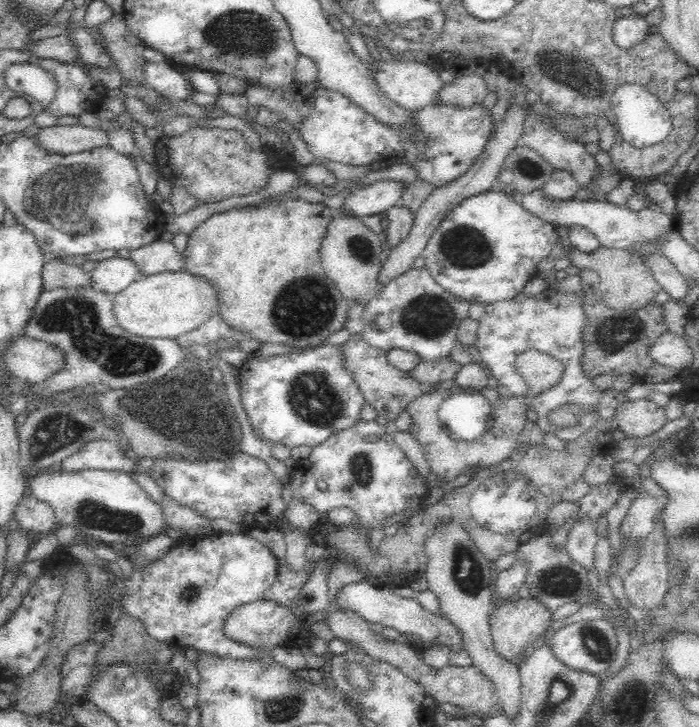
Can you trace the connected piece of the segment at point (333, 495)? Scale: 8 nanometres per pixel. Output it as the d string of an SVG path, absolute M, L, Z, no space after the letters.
M360 420L354 428L334 434L330 440L316 446L308 460L296 462L296 474L290 482L294 500L304 502L318 514L346 506L356 514L354 522L358 522L362 530L376 528L394 514L404 514L406 510L422 506L428 484L418 476L414 462L392 438L394 436L386 434L382 420Z

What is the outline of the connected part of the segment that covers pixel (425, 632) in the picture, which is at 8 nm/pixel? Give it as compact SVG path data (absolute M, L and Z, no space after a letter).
M364 580L364 582L356 582L356 584L350 584L350 586L344 586L336 594L334 602L342 610L358 612L362 618L366 618L368 626L370 624L376 624L378 628L388 628L390 626L390 628L398 630L402 636L408 634L408 636L414 636L414 638L418 638L422 642L430 642L434 646L446 646L452 652L460 652L460 650L466 648L466 644L464 644L466 640L464 640L462 632L448 618L428 612L426 608L422 608L412 598L396 596L396 592L392 592L390 586L386 586L386 584L370 584L368 580Z

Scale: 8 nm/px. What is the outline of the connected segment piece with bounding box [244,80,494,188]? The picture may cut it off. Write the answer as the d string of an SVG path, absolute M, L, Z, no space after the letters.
M294 80L286 86L254 82L244 94L248 96L250 106L266 106L272 112L272 118L290 122L308 144L314 164L366 166L372 172L384 170L392 164L410 164L416 168L418 178L434 188L444 188L470 172L486 150L486 144L490 144L494 130L494 118L482 102L472 106L444 104L436 96L426 108L408 110L410 120L406 120L406 124L386 124L342 92L326 88L320 80Z

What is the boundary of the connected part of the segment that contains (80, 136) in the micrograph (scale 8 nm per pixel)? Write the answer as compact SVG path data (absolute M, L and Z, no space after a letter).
M82 124L76 126L50 126L44 128L36 134L36 144L42 150L48 150L52 154L74 154L74 152L84 152L86 148L96 148L96 146L108 146L108 136L106 132L86 128Z

